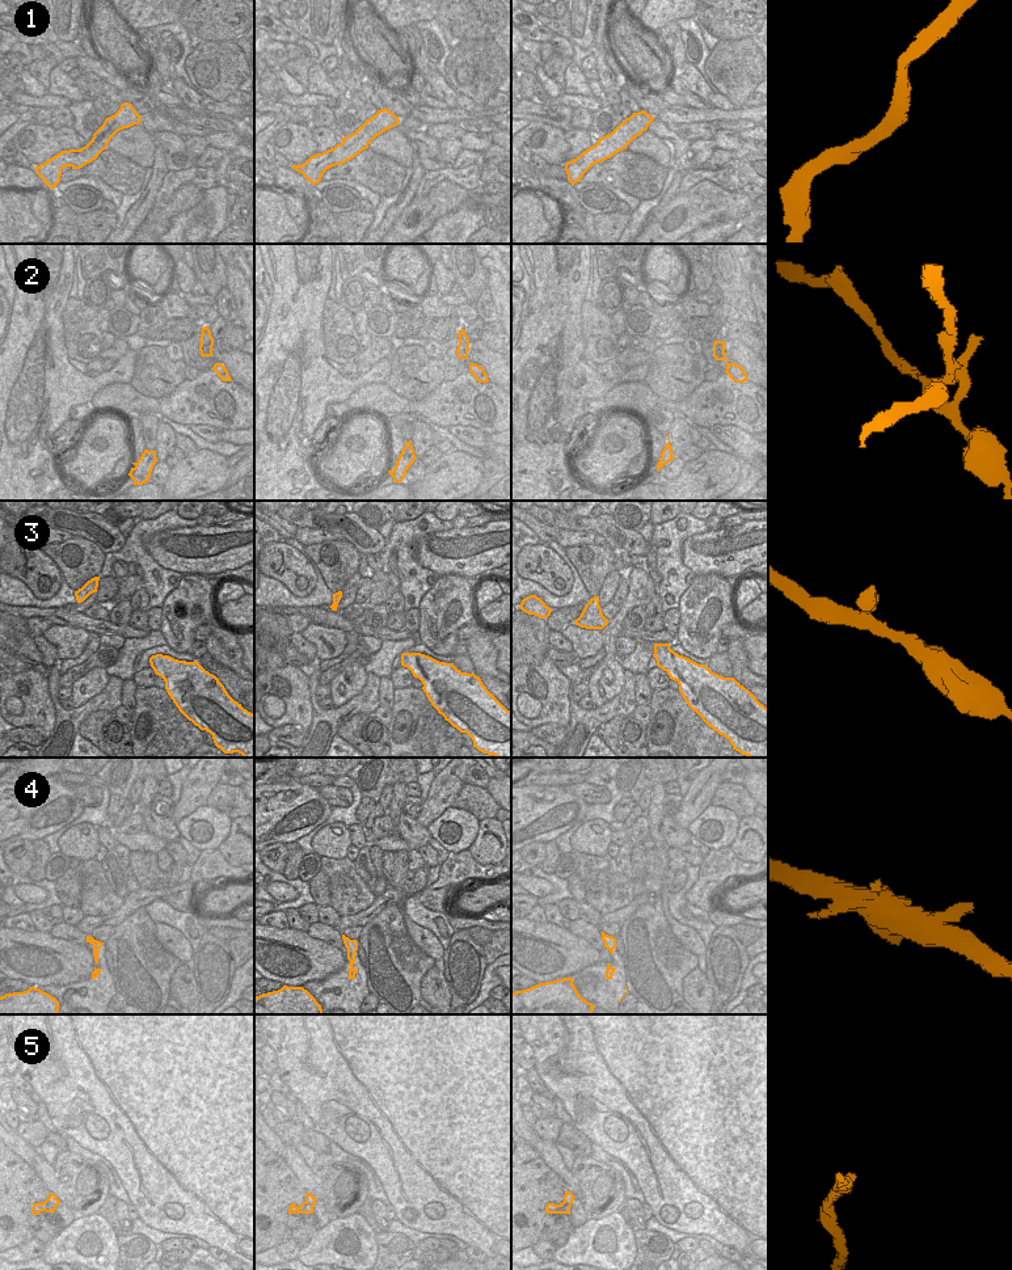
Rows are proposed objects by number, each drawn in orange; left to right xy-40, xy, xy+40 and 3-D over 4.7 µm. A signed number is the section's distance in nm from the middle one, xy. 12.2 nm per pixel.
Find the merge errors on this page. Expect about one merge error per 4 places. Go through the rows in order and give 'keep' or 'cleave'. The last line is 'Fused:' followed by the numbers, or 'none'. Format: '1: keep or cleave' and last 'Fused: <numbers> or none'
1: cleave
2: keep
3: keep
4: keep
5: keep
Fused: 1

